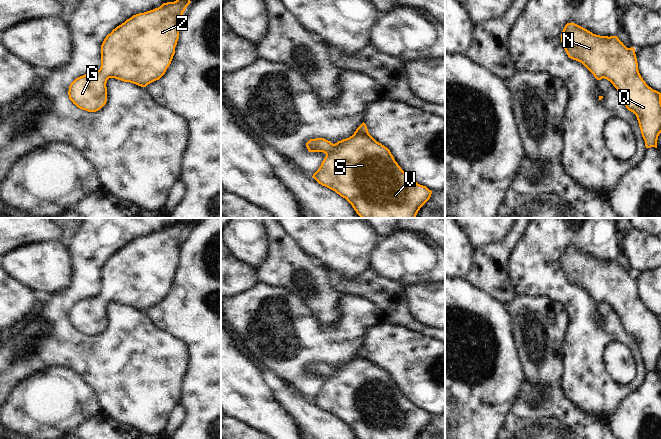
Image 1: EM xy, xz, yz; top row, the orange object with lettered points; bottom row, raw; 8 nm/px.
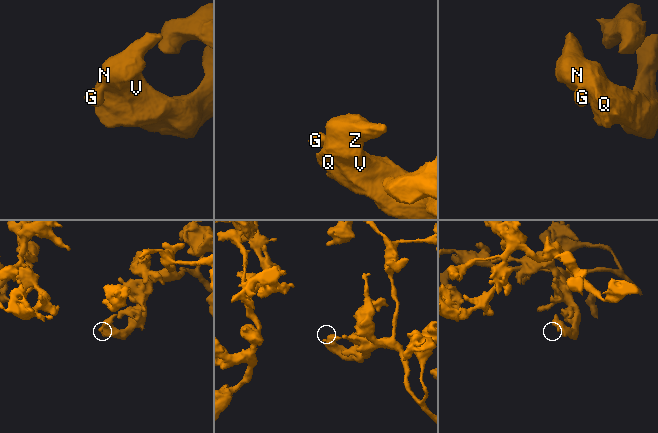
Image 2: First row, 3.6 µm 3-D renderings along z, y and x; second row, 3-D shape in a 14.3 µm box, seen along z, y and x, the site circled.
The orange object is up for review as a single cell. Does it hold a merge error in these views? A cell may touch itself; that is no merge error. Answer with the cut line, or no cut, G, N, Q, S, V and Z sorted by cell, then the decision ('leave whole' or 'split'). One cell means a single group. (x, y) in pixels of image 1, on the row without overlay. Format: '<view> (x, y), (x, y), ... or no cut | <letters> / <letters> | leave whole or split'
no cut | G N Q S V Z | leave whole

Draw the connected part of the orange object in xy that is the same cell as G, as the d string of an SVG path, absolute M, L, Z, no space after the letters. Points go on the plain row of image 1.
M190 218L174 226L163 227L153 234L133 239L106 260L101 269L101 291L97 296L76 302L69 310L69 323L88 336L100 334L107 326L106 307L109 302L141 311L159 304L171 288L179 263L179 245L191 227Z

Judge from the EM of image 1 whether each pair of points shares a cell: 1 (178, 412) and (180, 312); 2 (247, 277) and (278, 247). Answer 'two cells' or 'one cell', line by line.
1: two cells
2: two cells

